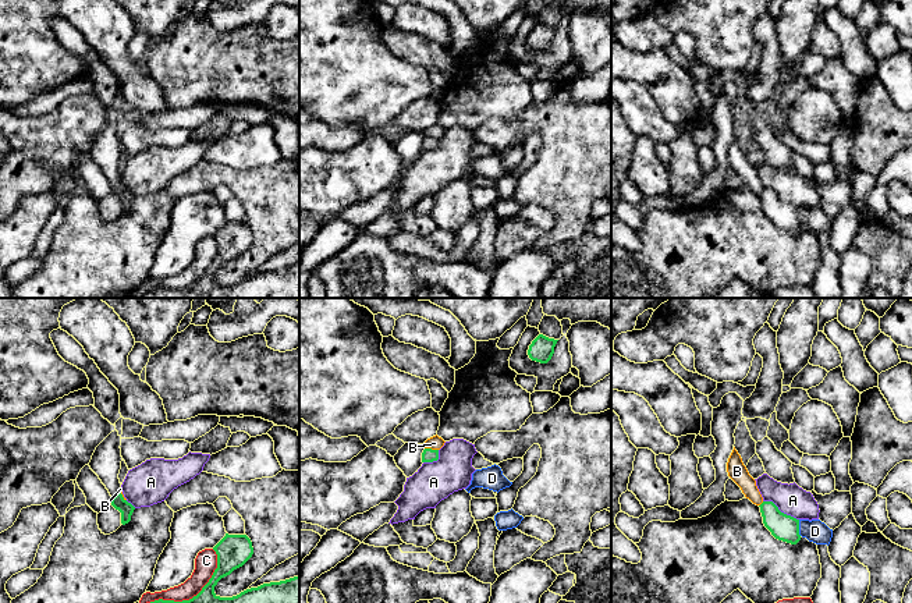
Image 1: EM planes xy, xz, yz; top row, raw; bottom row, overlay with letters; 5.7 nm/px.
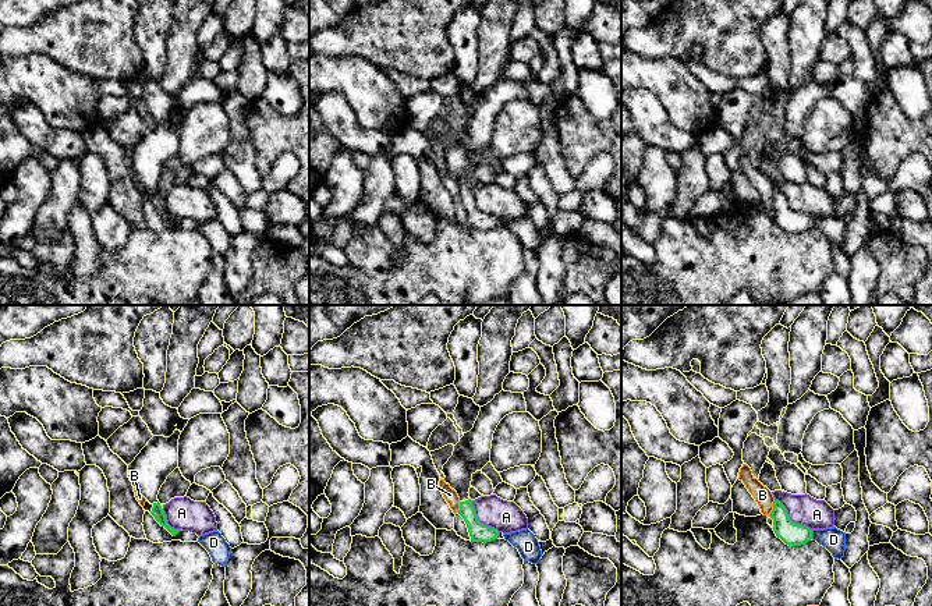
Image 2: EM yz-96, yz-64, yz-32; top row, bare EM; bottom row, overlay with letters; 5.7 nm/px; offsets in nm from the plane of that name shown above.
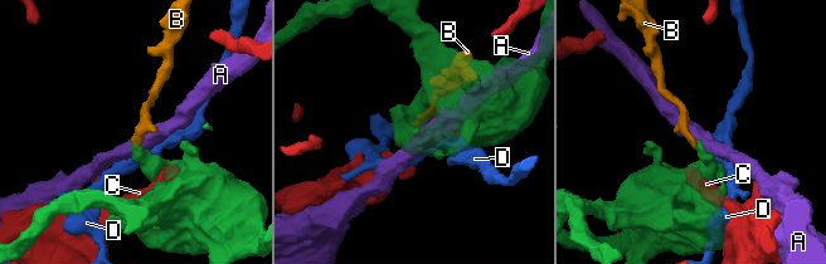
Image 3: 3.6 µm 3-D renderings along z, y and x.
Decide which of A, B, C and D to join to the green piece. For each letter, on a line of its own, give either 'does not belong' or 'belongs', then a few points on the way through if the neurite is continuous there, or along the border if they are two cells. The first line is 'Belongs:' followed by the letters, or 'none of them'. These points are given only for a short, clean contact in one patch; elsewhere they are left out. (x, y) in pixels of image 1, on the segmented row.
Belongs: none of them
A: does not belong | along yz (763, 500), (770, 500), (781, 511), (798, 520)
B: does not belong | along xz (425, 447), (437, 450)
C: does not belong
D: does not belong | along yz (798, 520), (798, 532), (801, 535)

